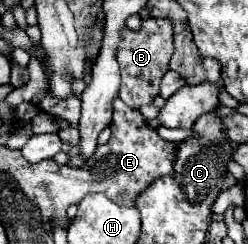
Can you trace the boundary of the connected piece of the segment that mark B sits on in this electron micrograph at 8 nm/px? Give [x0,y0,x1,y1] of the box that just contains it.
[116,17,172,109]

